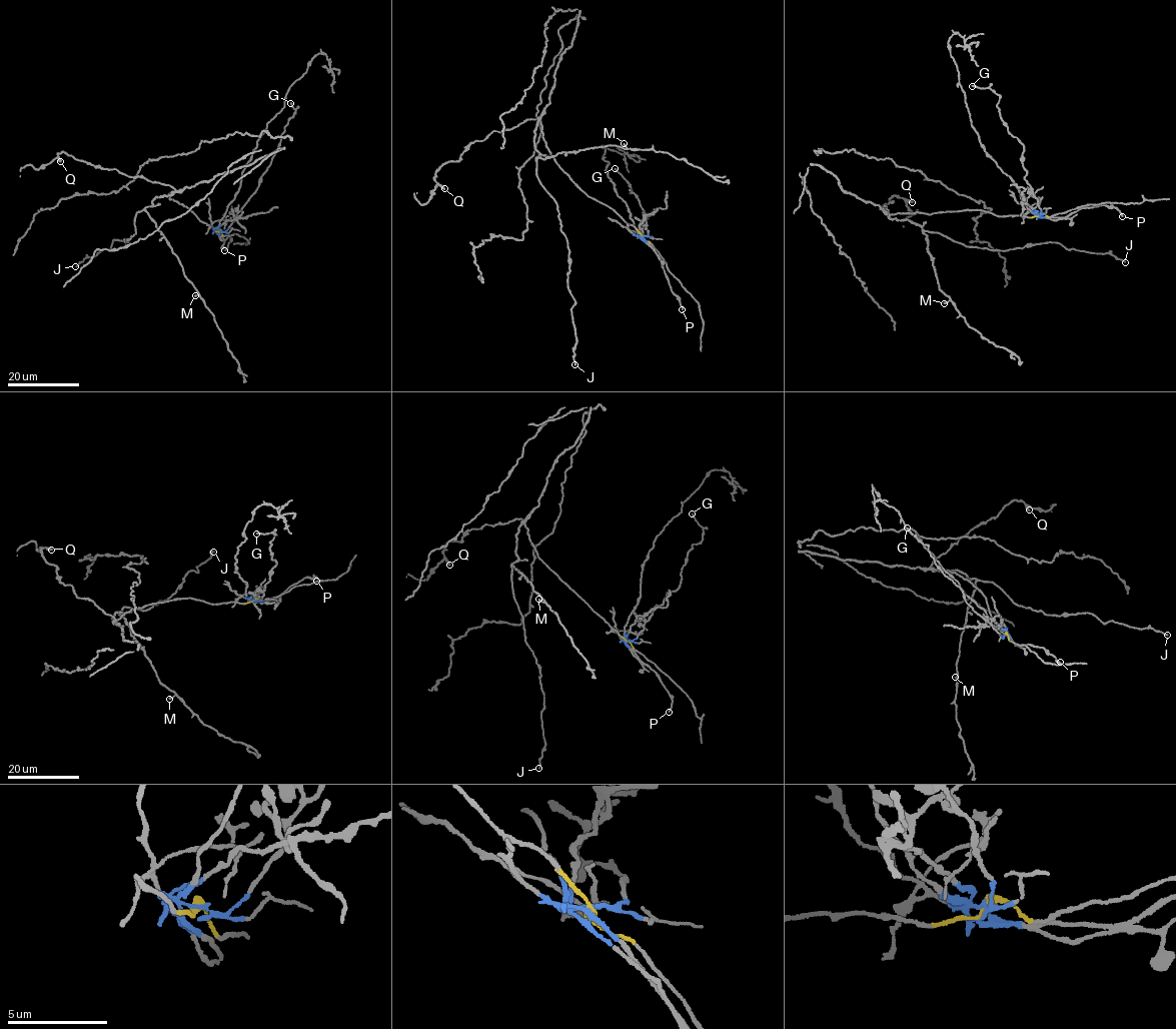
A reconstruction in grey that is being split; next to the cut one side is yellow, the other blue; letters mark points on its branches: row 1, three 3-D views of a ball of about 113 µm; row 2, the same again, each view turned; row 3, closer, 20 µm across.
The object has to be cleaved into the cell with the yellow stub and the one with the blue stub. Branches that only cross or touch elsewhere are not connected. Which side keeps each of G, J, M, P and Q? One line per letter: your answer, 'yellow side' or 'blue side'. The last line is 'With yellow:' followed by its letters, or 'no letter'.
G: blue side
J: yellow side
M: yellow side
P: blue side
Q: yellow side
With yellow: J, M, Q

